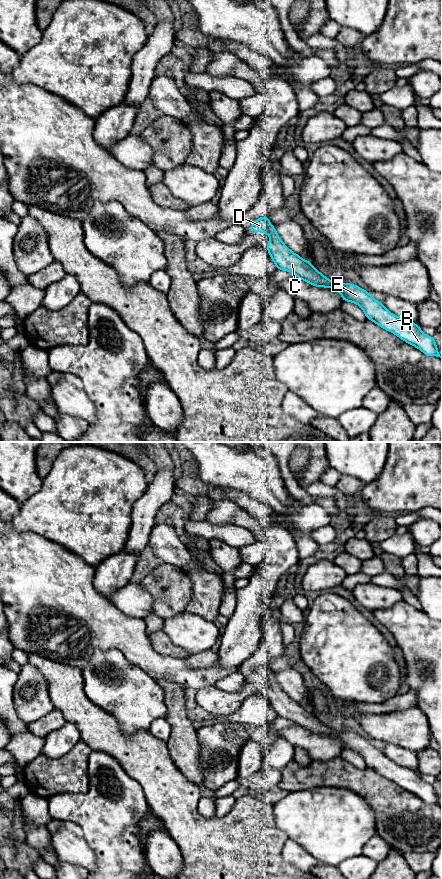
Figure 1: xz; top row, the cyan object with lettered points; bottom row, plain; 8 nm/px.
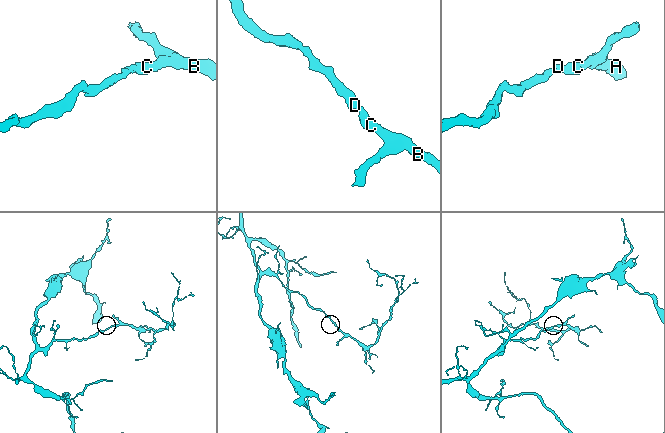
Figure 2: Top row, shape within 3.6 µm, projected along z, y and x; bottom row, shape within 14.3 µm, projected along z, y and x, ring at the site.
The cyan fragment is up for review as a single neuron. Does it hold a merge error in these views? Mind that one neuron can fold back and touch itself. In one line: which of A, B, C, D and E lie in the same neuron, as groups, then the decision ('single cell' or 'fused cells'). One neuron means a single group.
A B C D E; single cell

